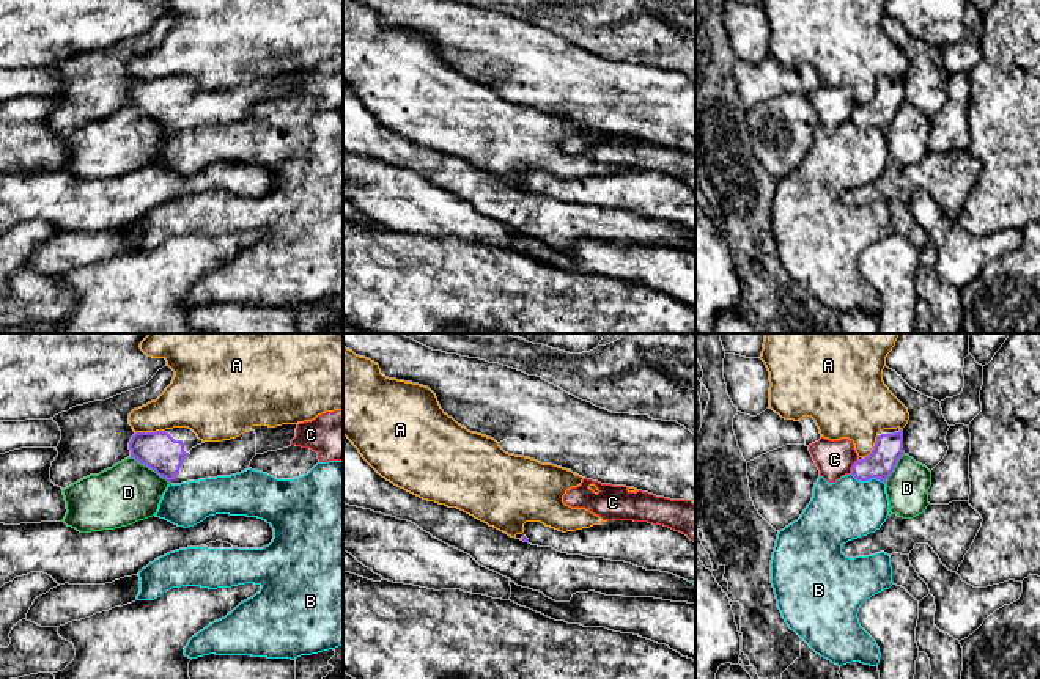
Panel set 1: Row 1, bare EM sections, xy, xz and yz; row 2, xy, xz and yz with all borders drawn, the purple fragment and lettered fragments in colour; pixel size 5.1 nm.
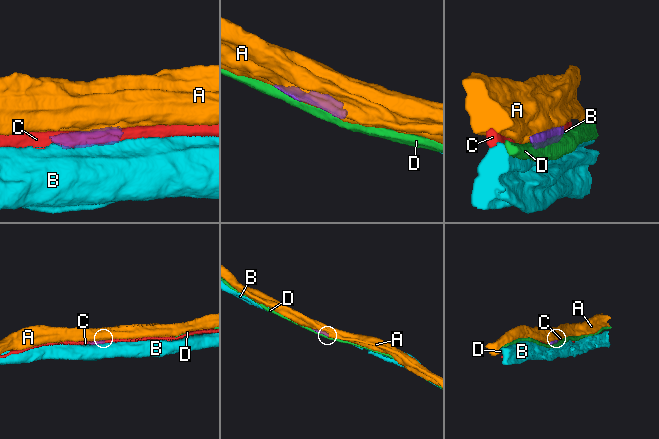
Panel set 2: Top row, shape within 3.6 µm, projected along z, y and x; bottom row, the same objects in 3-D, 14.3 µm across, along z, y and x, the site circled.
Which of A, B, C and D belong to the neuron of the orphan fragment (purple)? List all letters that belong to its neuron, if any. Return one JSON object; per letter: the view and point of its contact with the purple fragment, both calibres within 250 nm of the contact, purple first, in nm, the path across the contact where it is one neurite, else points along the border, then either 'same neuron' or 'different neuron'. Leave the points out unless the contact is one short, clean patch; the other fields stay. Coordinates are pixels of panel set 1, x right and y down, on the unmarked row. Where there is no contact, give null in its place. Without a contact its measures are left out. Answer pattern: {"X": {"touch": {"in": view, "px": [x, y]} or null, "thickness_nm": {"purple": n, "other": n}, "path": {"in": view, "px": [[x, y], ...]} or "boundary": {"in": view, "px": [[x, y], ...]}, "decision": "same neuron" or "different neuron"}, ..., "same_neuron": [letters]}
{"A": {"touch": {"in": "xy", "px": [150, 80]}, "thickness_nm": {"purple": 200, "other": 260}, "decision": "different neuron"}, "B": {"touch": {"in": "yz", "px": [867, 128]}, "thickness_nm": {"purple": 150, "other": 320}, "decision": "different neuron"}, "C": {"touch": {"in": "yz", "px": [853, 113]}, "thickness_nm": {"purple": 150, "other": 190}, "decision": "different neuron"}, "D": {"touch": {"in": "xy", "px": [150, 115]}, "thickness_nm": {"purple": 200, "other": 300}, "decision": "different neuron"}, "same_neuron": []}

